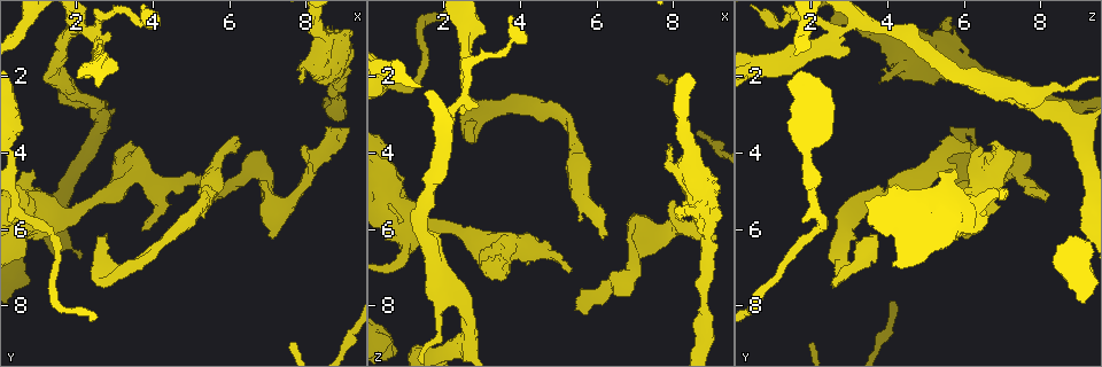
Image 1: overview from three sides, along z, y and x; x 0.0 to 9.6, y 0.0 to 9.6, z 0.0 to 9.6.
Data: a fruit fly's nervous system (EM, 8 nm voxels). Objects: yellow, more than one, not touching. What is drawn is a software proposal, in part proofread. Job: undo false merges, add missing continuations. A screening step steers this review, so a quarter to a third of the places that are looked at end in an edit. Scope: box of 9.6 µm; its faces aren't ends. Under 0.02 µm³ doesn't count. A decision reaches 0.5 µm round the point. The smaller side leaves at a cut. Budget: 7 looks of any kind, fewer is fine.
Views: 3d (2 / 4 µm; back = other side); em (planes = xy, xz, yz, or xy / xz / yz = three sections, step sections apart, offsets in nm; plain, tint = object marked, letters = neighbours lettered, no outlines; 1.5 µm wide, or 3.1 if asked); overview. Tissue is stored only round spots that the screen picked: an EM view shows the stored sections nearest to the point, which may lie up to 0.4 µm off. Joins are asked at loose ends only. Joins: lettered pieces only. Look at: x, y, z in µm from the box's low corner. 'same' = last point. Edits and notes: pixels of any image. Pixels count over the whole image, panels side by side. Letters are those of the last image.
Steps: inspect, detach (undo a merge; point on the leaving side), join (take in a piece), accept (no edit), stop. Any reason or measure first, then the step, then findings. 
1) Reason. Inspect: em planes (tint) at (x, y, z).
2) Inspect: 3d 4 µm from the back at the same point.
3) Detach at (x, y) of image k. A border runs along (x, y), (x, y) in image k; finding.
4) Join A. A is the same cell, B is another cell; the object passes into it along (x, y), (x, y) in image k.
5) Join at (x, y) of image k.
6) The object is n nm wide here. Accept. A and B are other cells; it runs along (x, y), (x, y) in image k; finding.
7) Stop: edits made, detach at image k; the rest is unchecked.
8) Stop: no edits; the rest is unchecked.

Free end. Inspect: em xy step 8 (tint) at (8.60, 3.40, 5.65).

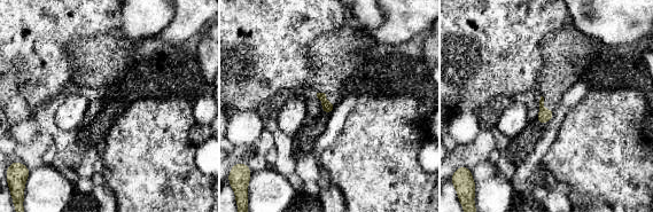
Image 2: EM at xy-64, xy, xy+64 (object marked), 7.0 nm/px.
Inspect: em planes (tint) at the same point.

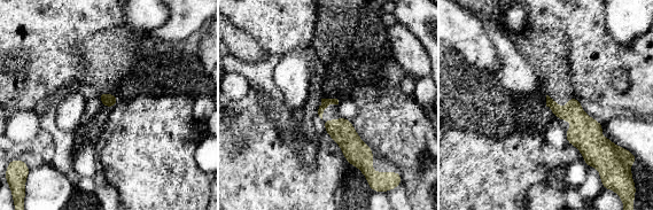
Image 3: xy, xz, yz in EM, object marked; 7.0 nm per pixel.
Inspect: em planes (letters) at the same point.

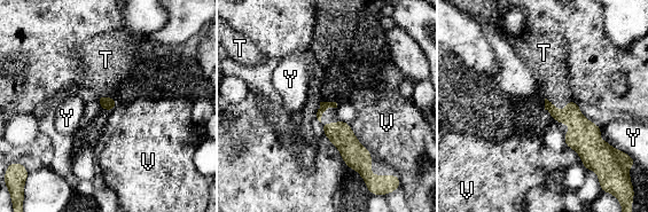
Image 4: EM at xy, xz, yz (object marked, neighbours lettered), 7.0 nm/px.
Join T. T is the same cell, V and Y are other cells; the object passes into it along (110, 103), (101, 94), (106, 60) in image 4; the neuron continues.

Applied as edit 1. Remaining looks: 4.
An open end. Inspect: em xz step 4 (letters) at (7.15, 6.25, 6.00).

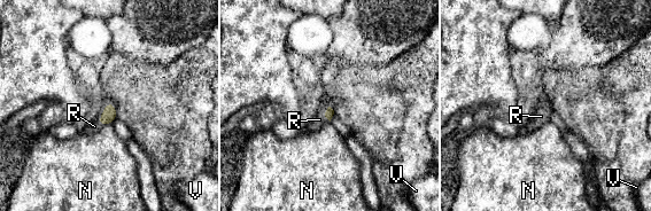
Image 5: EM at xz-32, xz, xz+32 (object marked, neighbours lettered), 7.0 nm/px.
Join R. R is the same cell, N and V are other cells; the object passes into it along (108, 116), (99, 123), (94, 126) in image 5; it goes on there.

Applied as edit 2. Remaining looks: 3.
Stop: edits made, join at image 4, join at image 5; the rest is unchecked.

